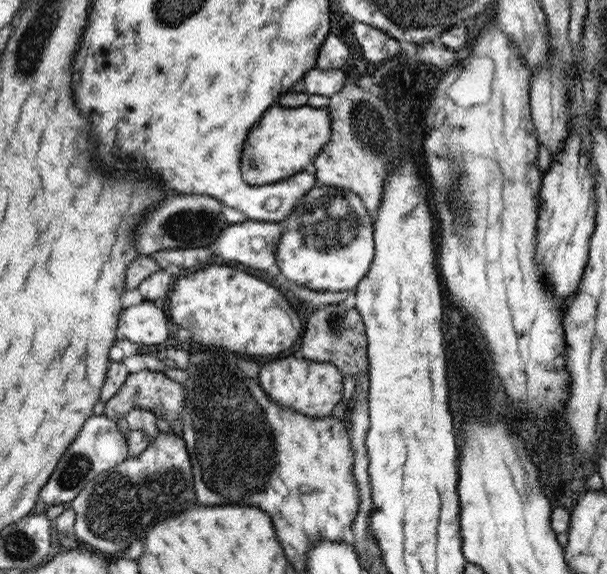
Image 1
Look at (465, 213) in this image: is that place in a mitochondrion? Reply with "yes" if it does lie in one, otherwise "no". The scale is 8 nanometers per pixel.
yes

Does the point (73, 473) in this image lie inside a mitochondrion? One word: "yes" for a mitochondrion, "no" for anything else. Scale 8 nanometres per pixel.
yes

